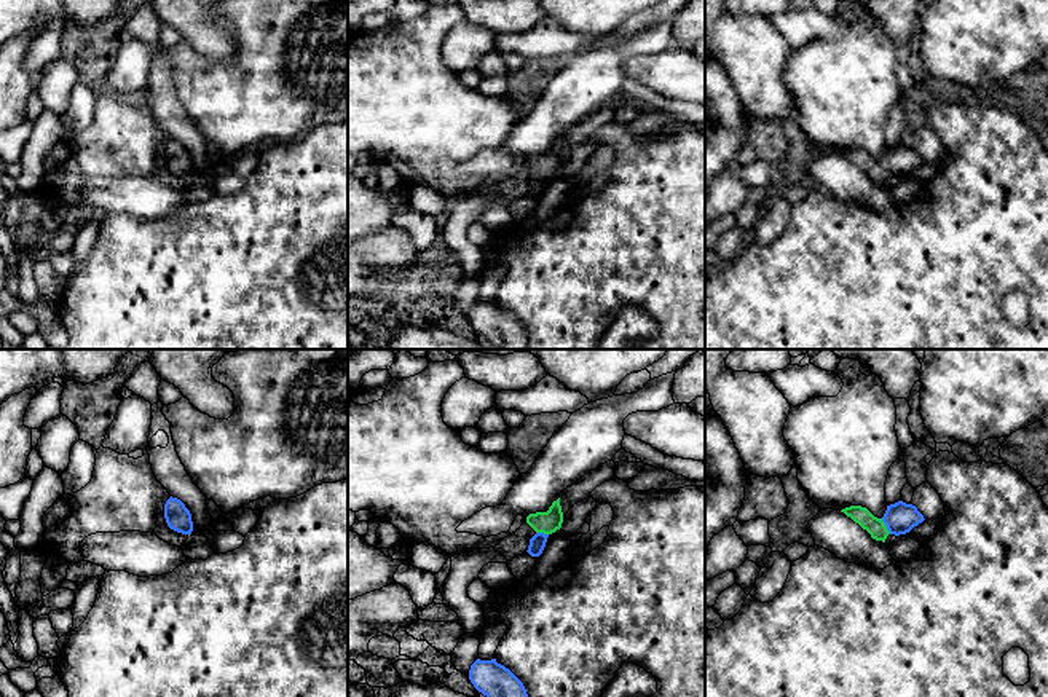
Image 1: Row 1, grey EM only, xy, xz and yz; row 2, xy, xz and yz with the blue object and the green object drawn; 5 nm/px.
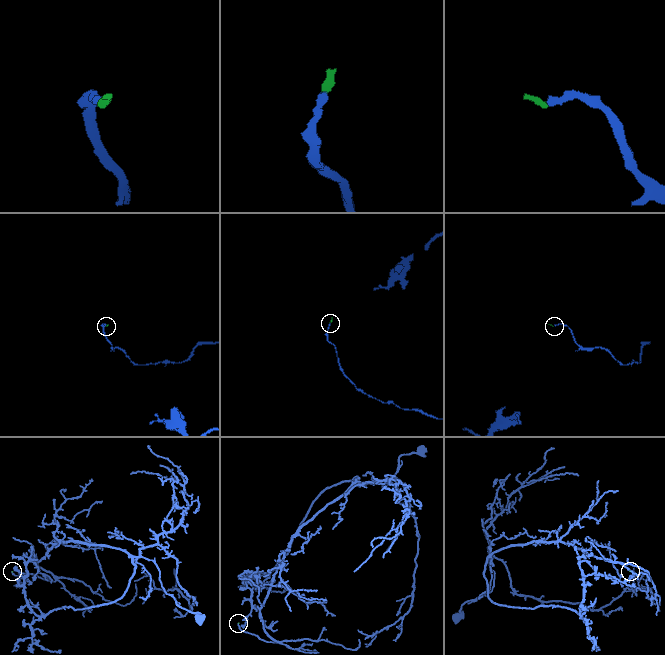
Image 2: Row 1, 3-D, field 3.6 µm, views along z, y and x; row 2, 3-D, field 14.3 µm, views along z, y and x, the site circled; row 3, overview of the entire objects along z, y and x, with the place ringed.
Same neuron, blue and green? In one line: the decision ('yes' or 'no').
yes

